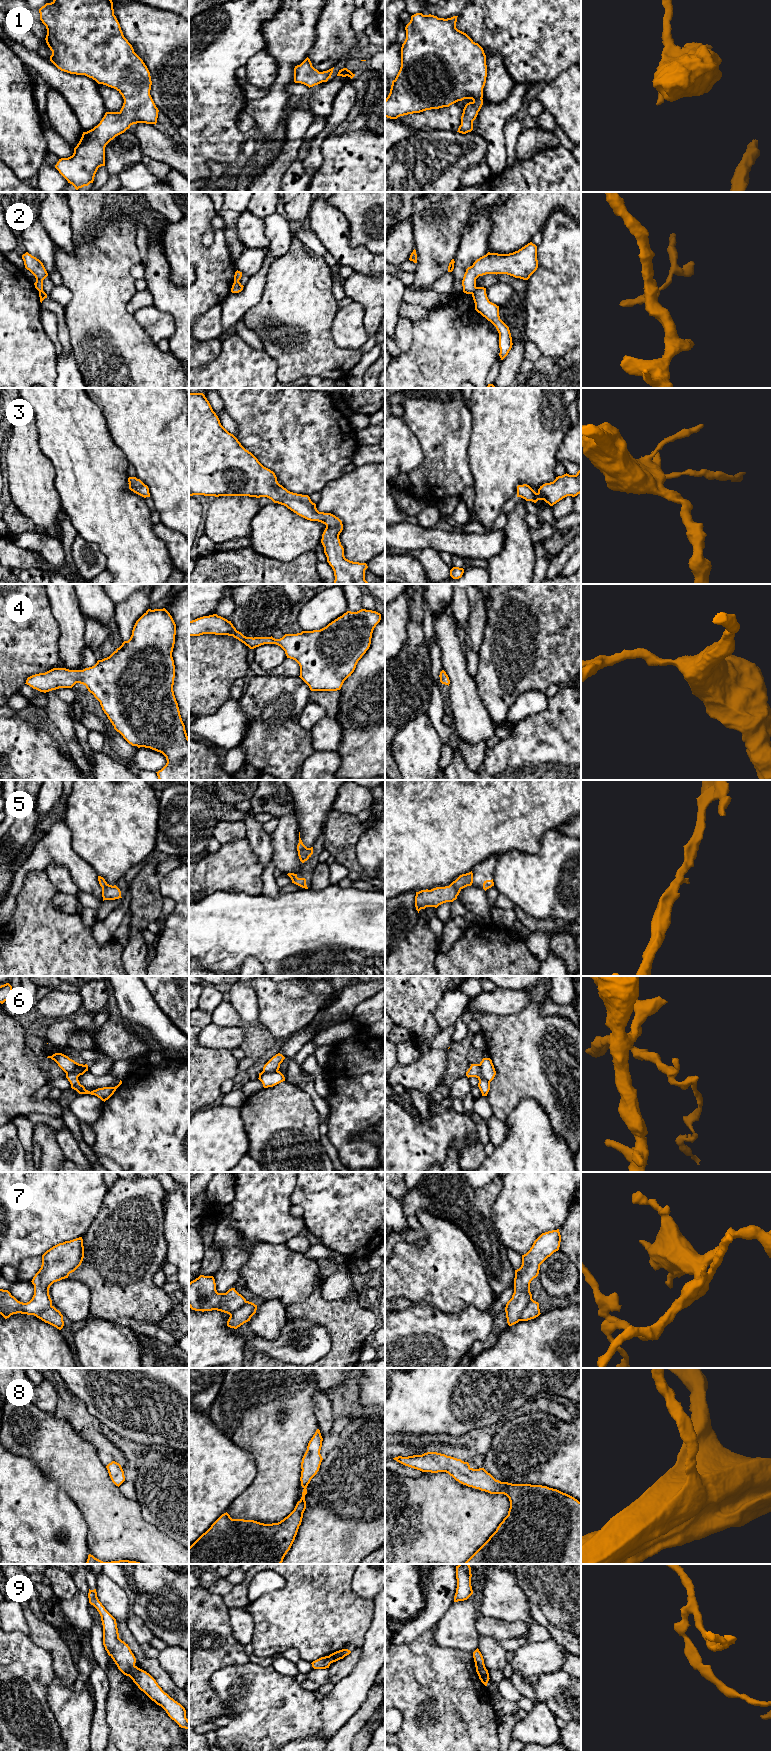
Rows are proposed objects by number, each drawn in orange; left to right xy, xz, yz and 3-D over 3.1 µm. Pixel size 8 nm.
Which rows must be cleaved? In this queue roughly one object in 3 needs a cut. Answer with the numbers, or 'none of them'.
2, 6, 7, 9

